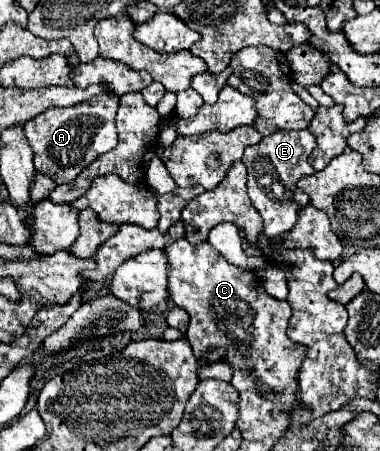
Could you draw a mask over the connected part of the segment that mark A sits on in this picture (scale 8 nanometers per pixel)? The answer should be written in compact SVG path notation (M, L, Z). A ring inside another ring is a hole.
M99 95L91 103L79 103L65 109L47 109L31 119L23 131L27 143L35 153L35 169L41 175L49 175L57 185L71 183L91 161L117 147L115 111L119 105L117 95Z

